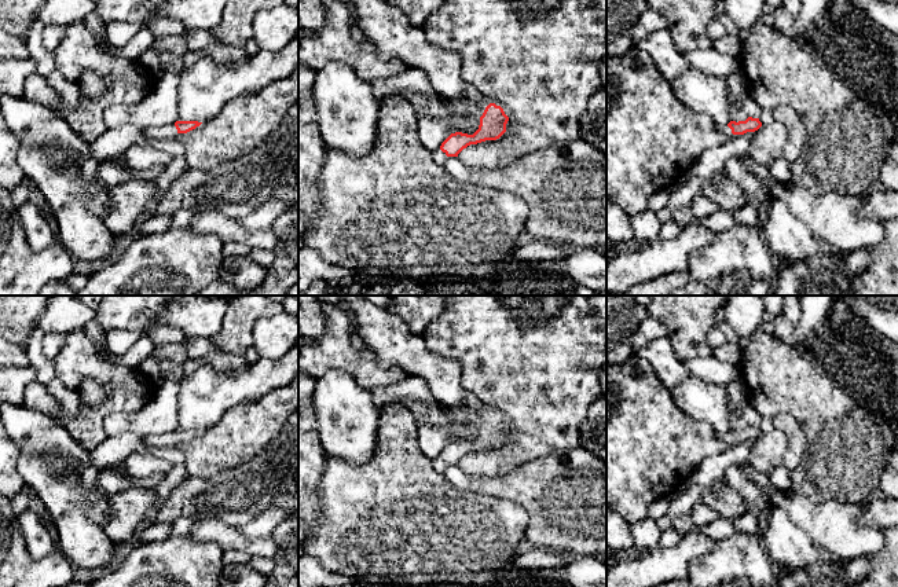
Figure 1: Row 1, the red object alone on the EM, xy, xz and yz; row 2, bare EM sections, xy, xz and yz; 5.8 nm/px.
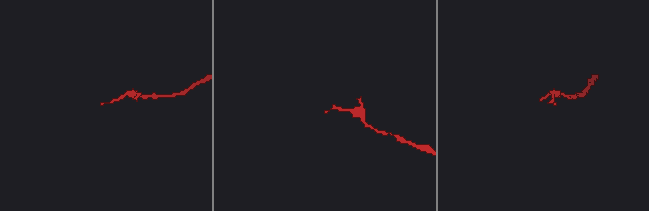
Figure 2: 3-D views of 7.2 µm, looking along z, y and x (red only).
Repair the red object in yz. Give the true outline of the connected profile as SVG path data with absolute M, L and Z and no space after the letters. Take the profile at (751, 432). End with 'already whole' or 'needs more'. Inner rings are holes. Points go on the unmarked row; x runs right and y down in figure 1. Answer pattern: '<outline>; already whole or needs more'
M748 425L745 429L730 429L725 436L718 436L719 440L726 443L744 443L747 440L755 440L762 434L759 426Z; needs more

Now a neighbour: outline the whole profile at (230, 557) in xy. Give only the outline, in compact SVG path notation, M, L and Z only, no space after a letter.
M224 550L223 551L223 562L224 565L246 565L250 562L252 555L243 551L237 550Z

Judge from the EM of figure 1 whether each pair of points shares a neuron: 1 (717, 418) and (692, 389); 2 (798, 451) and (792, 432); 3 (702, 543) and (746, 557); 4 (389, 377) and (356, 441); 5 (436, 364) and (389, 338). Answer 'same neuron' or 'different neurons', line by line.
1: same neuron
2: same neuron
3: different neurons
4: different neurons
5: same neuron

